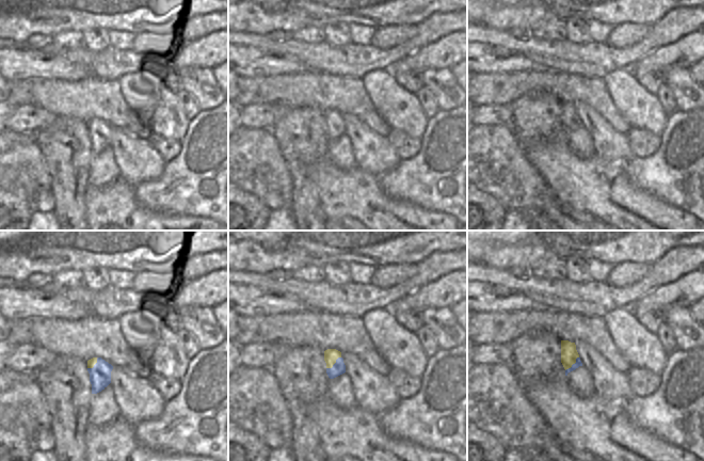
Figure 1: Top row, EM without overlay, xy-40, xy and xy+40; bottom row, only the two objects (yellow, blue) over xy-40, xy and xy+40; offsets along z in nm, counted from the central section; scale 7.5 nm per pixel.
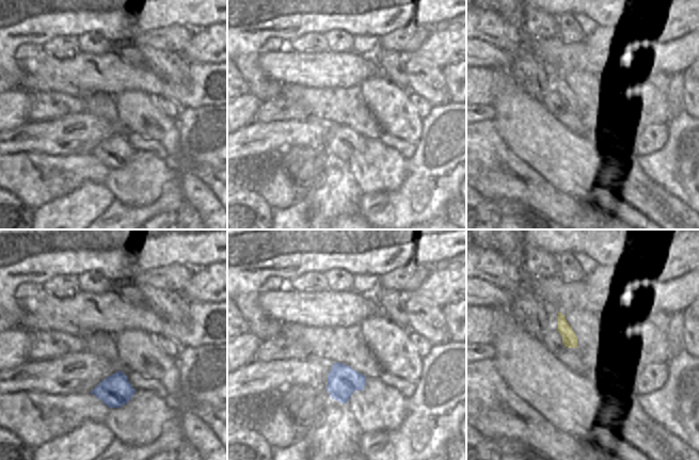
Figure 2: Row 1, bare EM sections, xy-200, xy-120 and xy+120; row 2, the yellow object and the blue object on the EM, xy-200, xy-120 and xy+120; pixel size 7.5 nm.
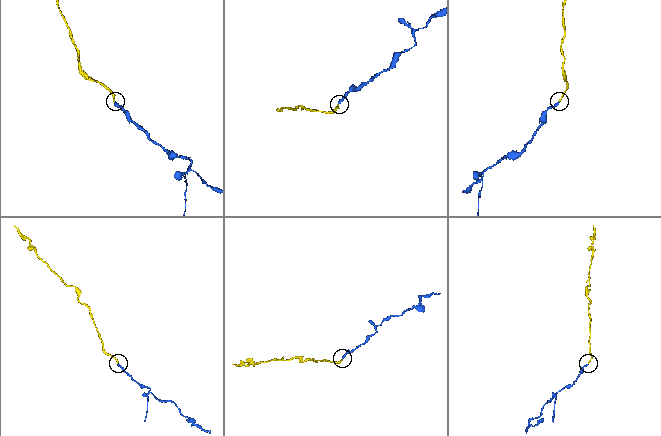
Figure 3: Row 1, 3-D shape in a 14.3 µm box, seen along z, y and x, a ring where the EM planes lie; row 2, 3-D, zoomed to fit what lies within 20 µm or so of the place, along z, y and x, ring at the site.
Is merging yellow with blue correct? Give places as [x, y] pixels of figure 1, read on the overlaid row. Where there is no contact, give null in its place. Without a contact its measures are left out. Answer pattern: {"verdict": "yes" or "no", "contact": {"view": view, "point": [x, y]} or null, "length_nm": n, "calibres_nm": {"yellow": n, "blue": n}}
{"verdict": "no", "contact": {"view": "xy", "point": [334, 363]}, "length_nm": 140, "calibres_nm": {"yellow": 100, "blue": 100}}

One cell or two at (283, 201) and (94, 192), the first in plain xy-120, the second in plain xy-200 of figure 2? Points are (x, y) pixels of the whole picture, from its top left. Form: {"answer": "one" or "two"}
{"answer": "two"}

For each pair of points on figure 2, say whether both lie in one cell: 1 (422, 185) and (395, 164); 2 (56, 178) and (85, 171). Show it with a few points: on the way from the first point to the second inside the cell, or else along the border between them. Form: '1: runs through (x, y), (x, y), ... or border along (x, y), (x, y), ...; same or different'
1: border along (407, 160), (407, 175), (403, 181), (391, 192); different
2: runs through (63, 174), (78, 171); same

